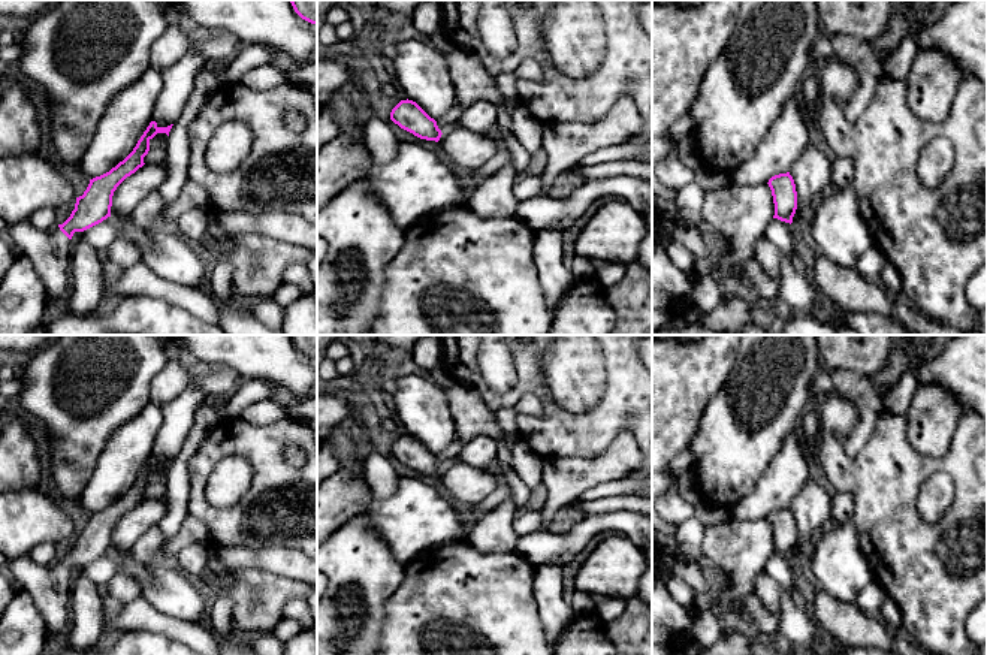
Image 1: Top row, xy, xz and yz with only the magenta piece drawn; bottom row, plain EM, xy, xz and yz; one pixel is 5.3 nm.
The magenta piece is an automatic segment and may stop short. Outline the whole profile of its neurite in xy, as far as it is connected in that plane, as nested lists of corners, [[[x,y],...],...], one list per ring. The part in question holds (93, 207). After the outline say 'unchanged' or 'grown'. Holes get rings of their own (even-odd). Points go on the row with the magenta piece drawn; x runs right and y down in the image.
[[[151,121],[133,151],[109,172],[90,179],[82,196],[76,197],[70,217],[52,229],[42,230],[30,221],[6,224],[4,236],[18,254],[25,256],[46,289],[48,299],[64,299],[70,290],[72,236],[111,217],[112,196],[117,187],[139,167],[157,133],[169,132],[173,124],[159,127]]]; grown

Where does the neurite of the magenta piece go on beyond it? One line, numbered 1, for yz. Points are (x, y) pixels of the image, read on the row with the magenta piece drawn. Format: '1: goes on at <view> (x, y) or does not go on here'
1: does not go on here

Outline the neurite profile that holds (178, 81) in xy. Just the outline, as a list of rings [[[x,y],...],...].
[[[188,52],[175,64],[160,72],[163,87],[153,115],[157,127],[175,124],[194,88],[197,73],[206,66],[211,64],[200,52]]]

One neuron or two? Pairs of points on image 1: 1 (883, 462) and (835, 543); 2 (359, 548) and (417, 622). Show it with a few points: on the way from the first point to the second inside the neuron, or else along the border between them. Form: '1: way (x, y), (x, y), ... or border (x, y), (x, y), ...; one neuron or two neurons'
1: border (851, 521), (863, 554); two neurons
2: border (406, 566), (403, 582), (386, 606), (383, 625); two neurons

